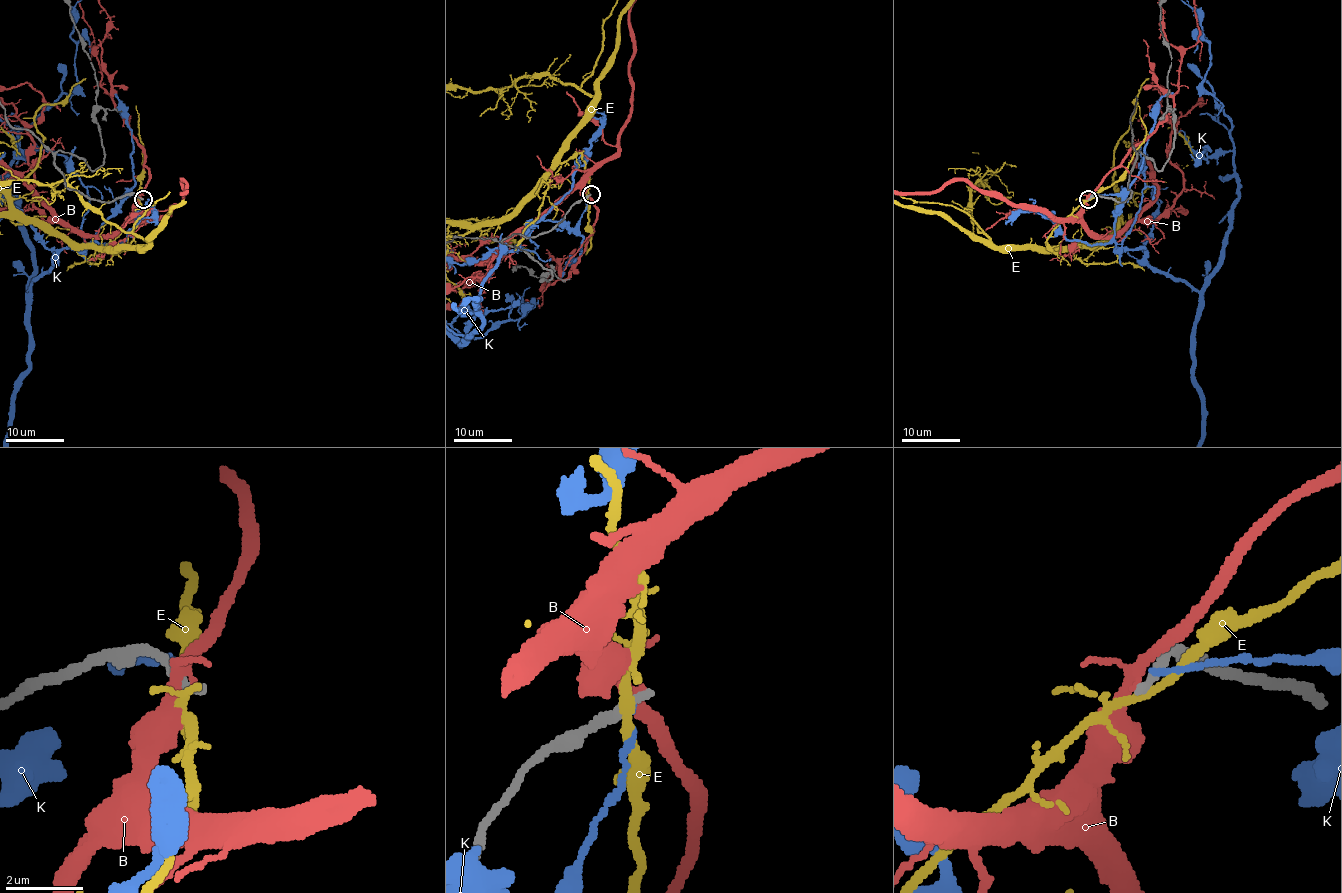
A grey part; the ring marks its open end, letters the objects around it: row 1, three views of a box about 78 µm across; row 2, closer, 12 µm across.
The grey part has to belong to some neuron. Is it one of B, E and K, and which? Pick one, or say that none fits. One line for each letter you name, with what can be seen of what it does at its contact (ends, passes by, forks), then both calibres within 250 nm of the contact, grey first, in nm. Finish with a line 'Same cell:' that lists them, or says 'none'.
Same cell: none

